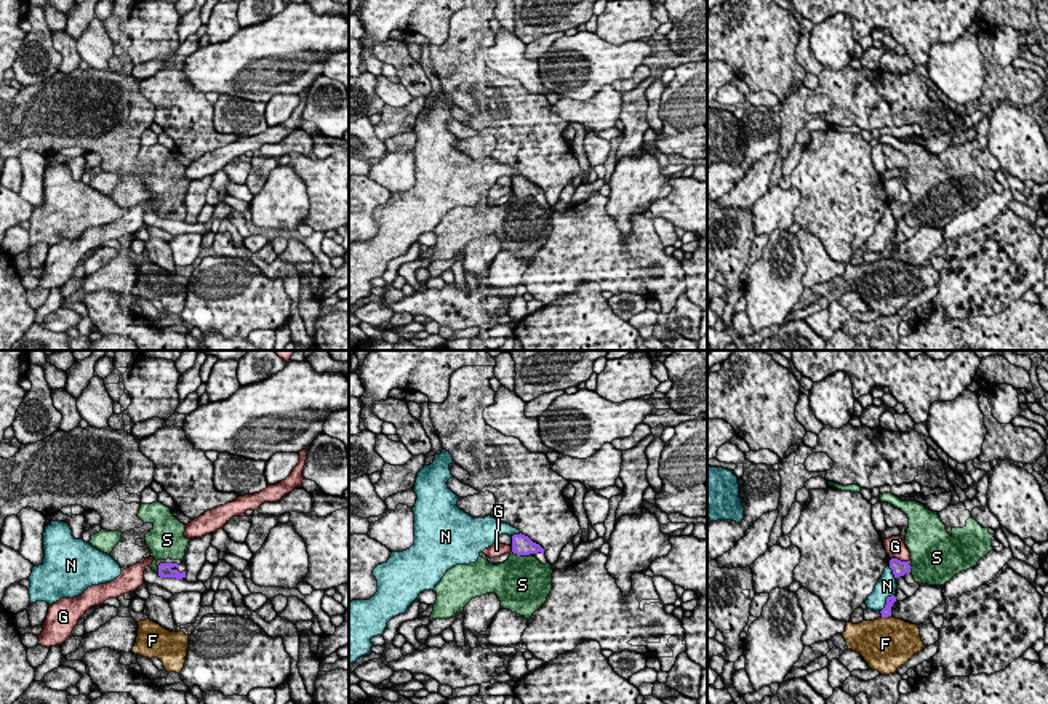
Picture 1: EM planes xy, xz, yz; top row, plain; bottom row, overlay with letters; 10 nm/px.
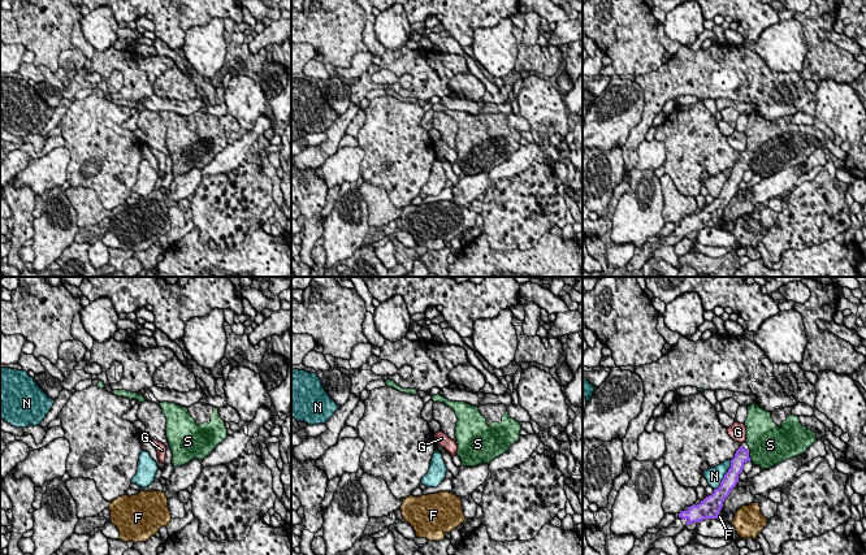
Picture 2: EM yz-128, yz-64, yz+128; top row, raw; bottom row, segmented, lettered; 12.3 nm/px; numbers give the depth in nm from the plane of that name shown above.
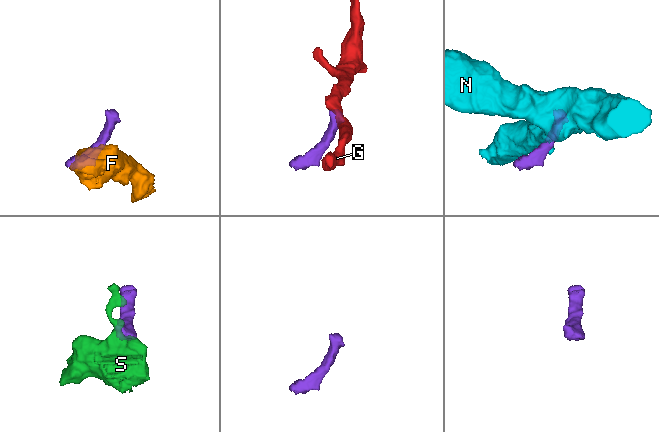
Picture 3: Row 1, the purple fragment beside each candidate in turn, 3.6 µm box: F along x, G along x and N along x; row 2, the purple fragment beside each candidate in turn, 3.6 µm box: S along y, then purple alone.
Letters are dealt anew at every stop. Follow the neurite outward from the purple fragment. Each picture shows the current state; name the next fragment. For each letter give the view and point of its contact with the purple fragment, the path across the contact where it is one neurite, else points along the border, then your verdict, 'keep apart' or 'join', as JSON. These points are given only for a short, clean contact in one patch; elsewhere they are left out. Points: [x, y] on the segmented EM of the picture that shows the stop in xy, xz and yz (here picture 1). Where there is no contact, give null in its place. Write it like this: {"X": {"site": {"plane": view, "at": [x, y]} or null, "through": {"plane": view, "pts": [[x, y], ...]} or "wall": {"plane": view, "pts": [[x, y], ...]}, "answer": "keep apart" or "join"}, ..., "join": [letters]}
{"F": {"site": {"plane": "yz", "at": [885, 616]}, "answer": "keep apart"}, "G": {"site": {"plane": "yz", "at": [900, 560]}, "wall": {"plane": "yz", "pts": [[892, 557], [908, 562]]}, "answer": "keep apart"}, "N": {"site": {"plane": "yz", "at": [887, 602]}, "answer": "keep apart"}, "S": {"site": {"plane": "xz", "at": [517, 554]}, "through": {"plane": "xz", "pts": [[522, 544], [517, 554], [519, 578]]}, "answer": "join"}, "join": ["S"]}

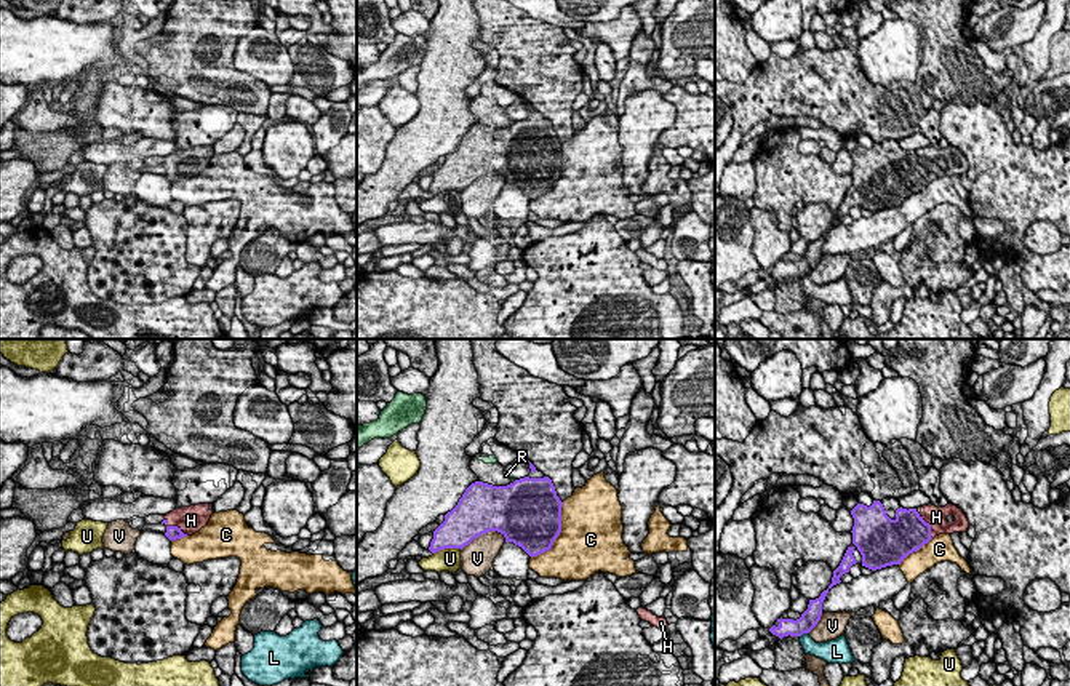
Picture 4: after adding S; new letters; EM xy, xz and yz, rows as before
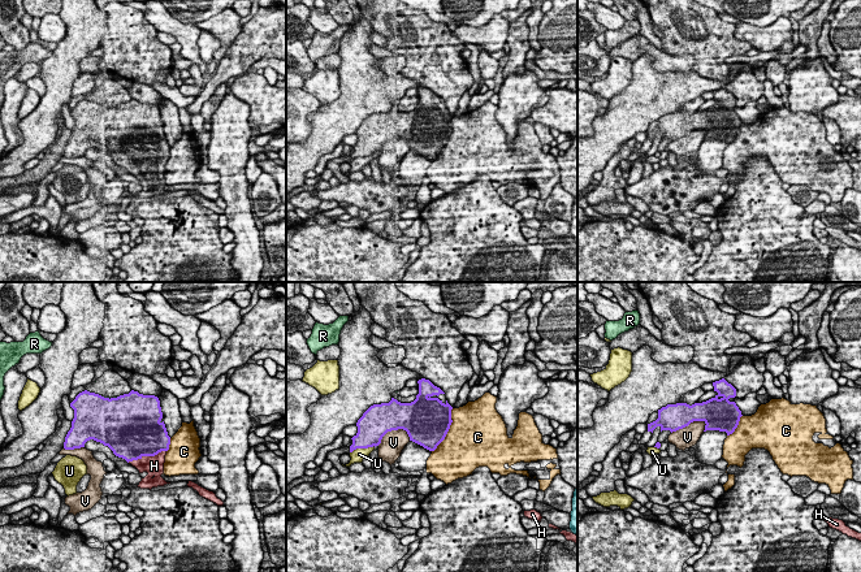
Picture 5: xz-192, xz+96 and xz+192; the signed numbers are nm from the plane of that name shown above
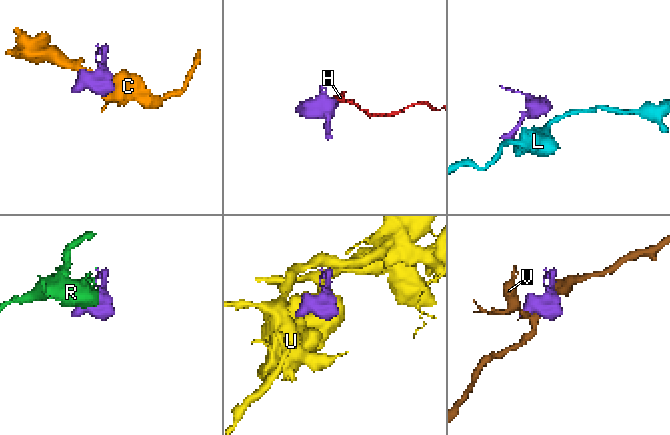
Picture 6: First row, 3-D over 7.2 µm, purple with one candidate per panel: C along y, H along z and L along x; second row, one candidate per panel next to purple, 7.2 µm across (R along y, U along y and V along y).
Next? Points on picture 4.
{"C": {"site": {"plane": "xz", "at": [558, 534]}, "answer": "keep apart"}, "H": {"site": {"plane": "xy", "at": [175, 526]}, "answer": "join"}, "L": {"site": {"plane": "yz", "at": [803, 632]}, "wall": {"plane": "yz", "pts": [[808, 632], [800, 637]]}, "answer": "keep apart"}, "R": {"site": {"plane": "xz", "at": [514, 482]}, "answer": "keep apart"}, "U": {"site": {"plane": "xz", "at": [447, 547]}, "answer": "keep apart"}, "V": {"site": {"plane": "xz", "at": [483, 533]}, "answer": "keep apart"}, "join": ["H"]}

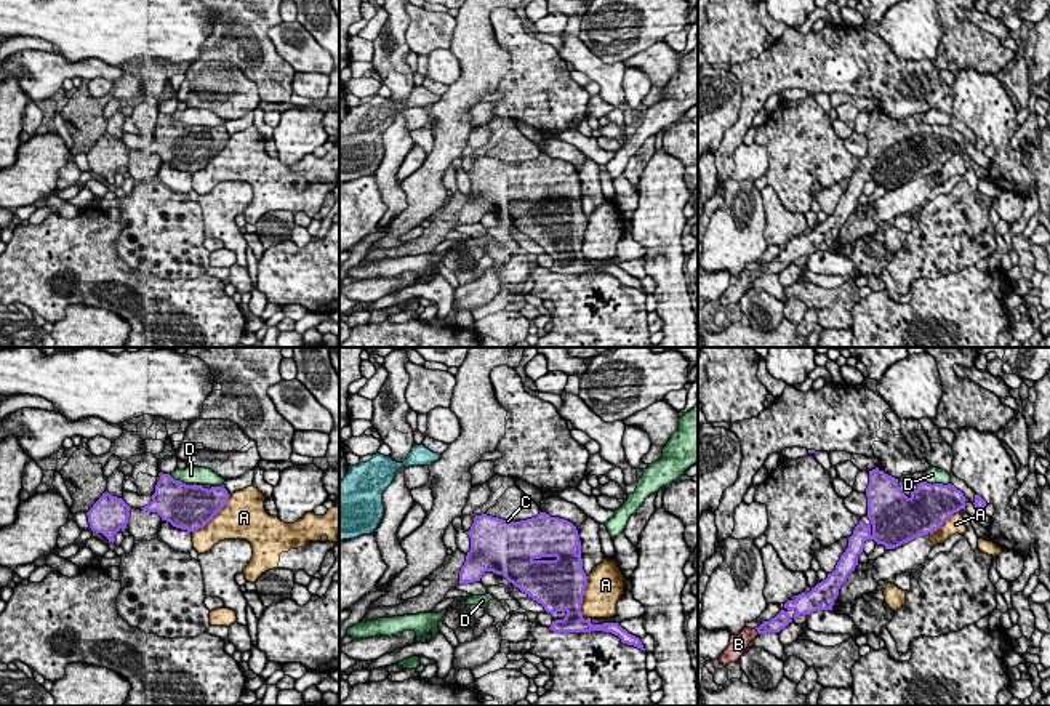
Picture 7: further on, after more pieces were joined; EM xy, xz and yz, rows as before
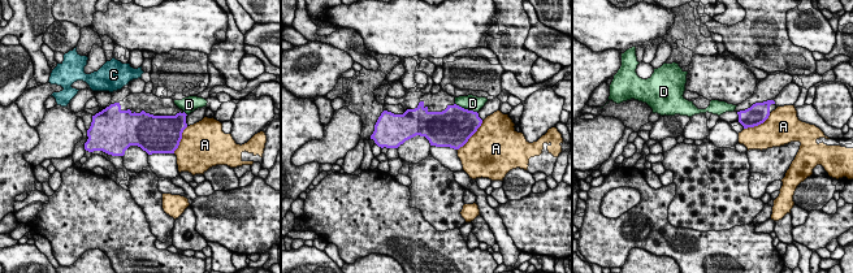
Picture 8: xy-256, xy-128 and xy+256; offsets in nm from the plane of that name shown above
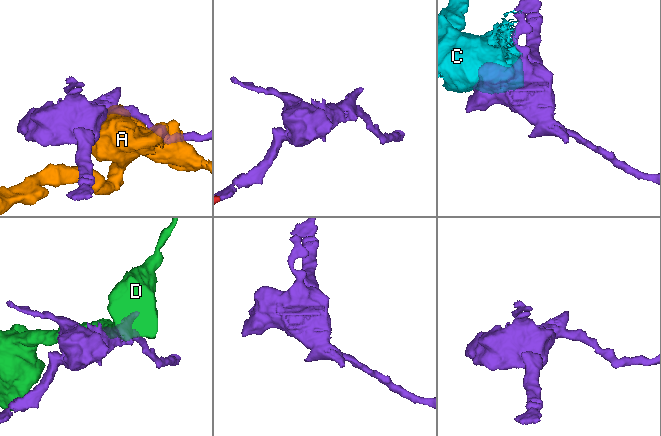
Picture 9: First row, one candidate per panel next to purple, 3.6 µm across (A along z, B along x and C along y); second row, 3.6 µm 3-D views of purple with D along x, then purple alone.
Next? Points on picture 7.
{"A": {"site": {"plane": "xz", "at": [581, 599]}, "answer": "keep apart"}, "B": {"site": {"plane": "yz", "at": [757, 631]}, "through": {"plane": "yz", "pts": [[780, 621], [757, 631], [748, 634], [738, 644]]}, "answer": "join"}, "C": {"site": {"plane": "xz", "at": [514, 522]}, "answer": "keep apart"}, "D": {"site": {"plane": "yz", "at": [941, 484]}, "answer": "keep apart"}, "join": ["B"]}

